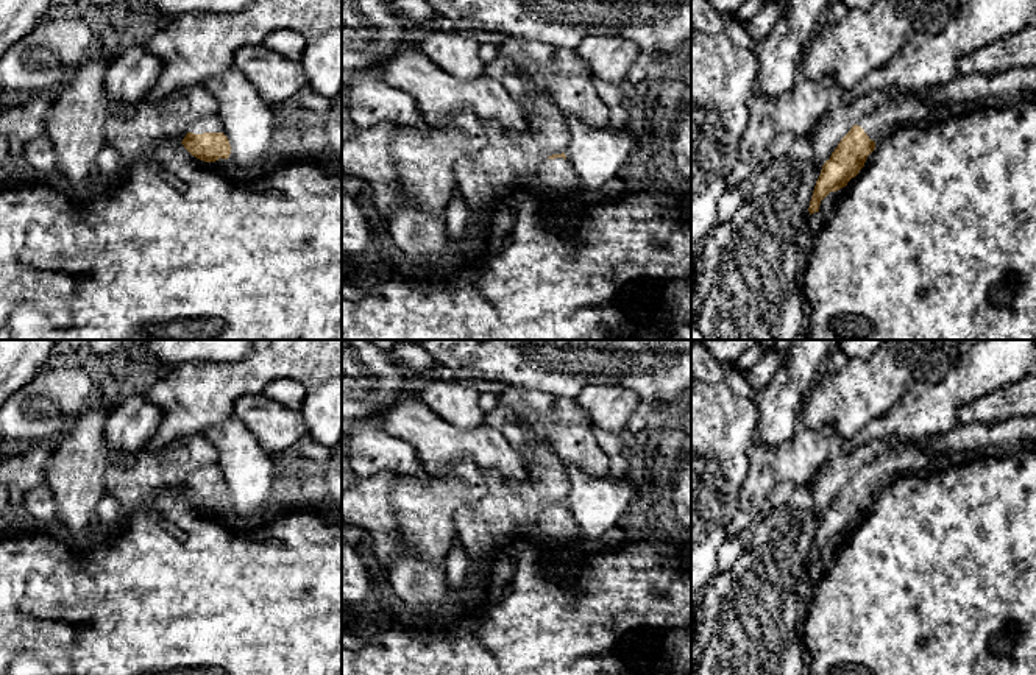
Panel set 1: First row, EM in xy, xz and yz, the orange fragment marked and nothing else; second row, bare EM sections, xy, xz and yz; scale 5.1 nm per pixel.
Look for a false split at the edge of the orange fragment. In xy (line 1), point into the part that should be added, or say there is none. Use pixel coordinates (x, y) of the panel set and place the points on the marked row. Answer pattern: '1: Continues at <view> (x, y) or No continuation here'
1: Continues at xy (211, 123)

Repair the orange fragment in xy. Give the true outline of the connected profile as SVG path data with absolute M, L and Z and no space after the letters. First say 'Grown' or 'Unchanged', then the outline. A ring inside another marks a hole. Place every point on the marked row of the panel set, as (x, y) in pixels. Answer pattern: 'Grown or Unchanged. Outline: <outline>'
Grown. Outline: M218 114L204 117L190 125L181 143L192 156L204 162L215 162L220 157L228 159L231 154L231 145L223 134Z

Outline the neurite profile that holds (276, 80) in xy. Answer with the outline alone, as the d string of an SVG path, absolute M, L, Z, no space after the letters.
M264 44L239 48L232 67L253 84L268 106L278 111L307 87L301 62L289 61Z

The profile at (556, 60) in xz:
M507 36L498 45L498 55L509 58L515 65L515 72L524 76L529 86L546 92L565 117L577 117L579 120L601 129L613 125L615 114L599 98L591 83L590 70L577 56L576 50Z

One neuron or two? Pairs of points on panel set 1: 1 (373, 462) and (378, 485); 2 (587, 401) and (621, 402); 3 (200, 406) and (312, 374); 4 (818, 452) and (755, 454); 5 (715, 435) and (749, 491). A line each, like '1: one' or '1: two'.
1: two
2: one
3: one
4: one
5: two

